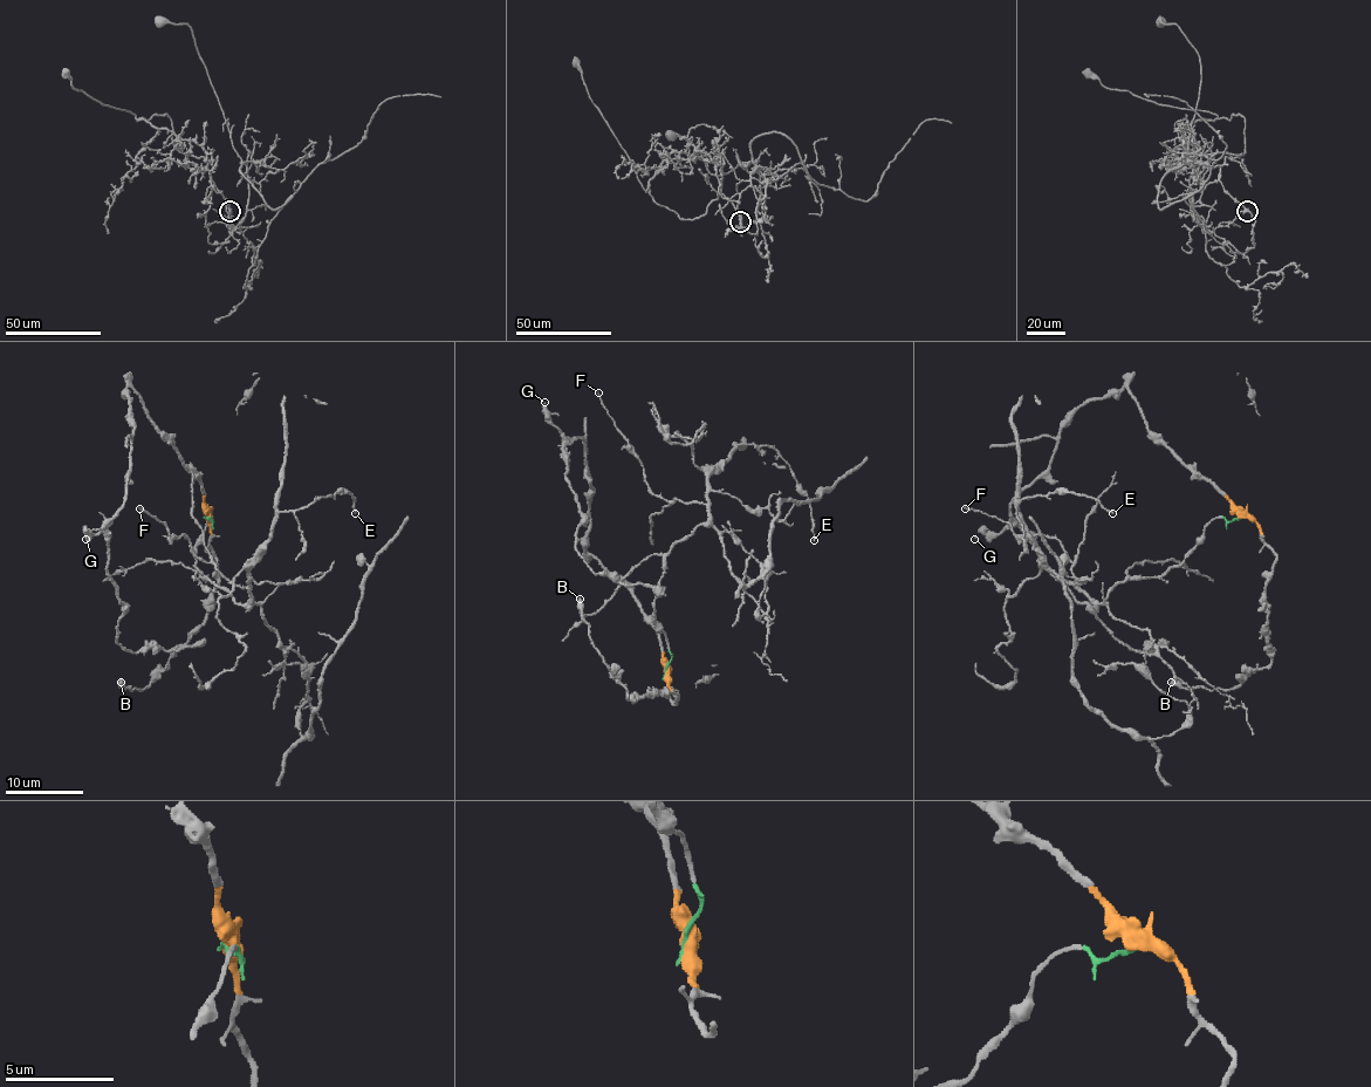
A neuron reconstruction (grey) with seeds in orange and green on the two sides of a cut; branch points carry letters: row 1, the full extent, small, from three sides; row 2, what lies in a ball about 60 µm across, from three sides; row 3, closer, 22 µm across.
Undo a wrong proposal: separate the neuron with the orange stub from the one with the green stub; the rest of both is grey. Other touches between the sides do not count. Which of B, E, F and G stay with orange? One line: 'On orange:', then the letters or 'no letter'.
On orange: B, G

